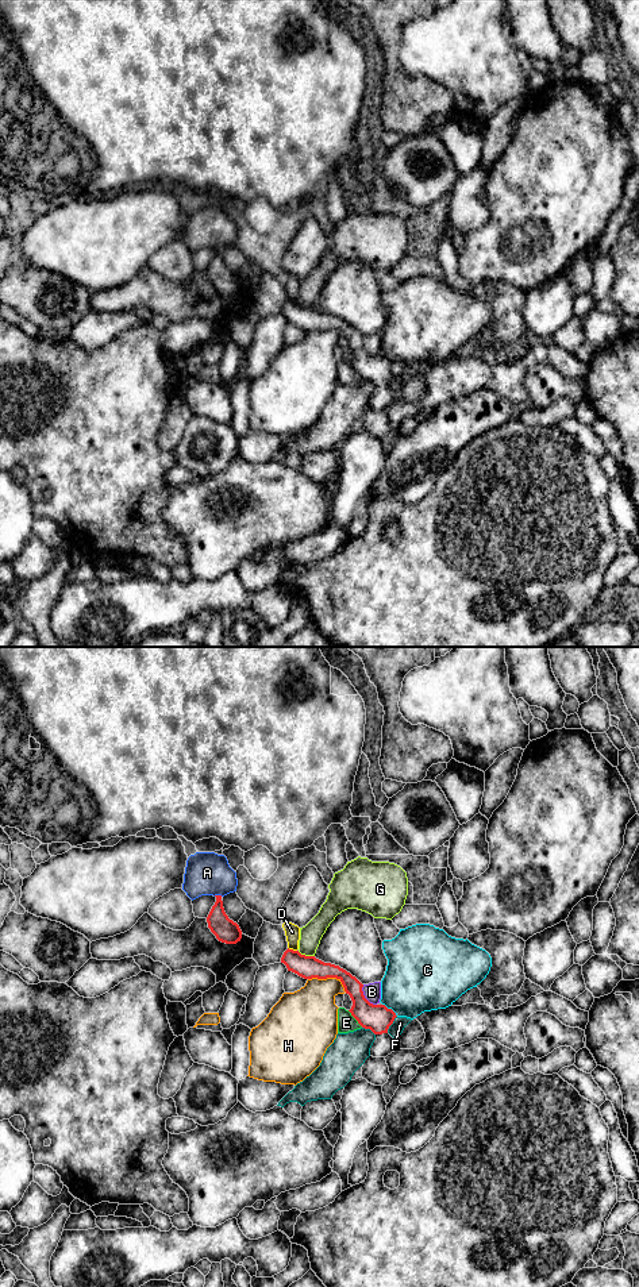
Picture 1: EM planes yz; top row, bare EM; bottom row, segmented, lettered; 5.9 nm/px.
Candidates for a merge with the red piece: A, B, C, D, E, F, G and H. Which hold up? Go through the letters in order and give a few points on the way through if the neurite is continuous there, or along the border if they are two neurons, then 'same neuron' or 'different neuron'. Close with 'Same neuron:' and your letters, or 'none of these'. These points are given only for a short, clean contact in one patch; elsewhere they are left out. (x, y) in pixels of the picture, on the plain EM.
A: different neuron
B: along yz (362, 336), (362, 345), (376, 357) | different neuron
C: along yz (382, 355), (397, 368) | different neuron
D: along yz (288, 299), (296, 303) | different neuron
E: along yz (347, 362), (362, 378) | different neuron
F: along yz (396, 368), (387, 384) | different neuron
G: different neuron
H: different neuron
Same neuron: none of these

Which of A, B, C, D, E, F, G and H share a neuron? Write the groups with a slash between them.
A / B E / C / D / F / G / H

